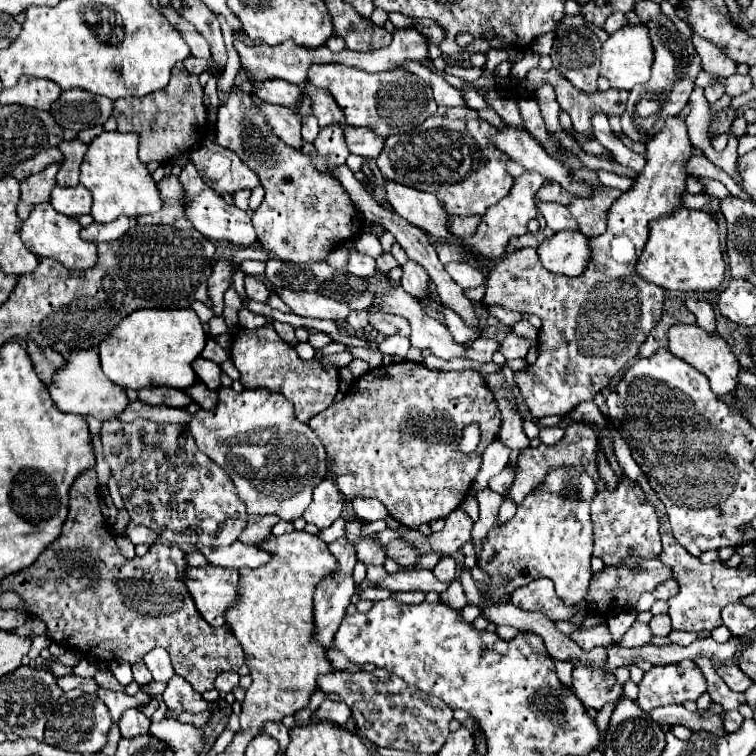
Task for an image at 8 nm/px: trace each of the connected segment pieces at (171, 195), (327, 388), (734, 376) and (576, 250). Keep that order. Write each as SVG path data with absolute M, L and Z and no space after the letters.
M174 175L164 177L156 183L160 197L162 197L162 209L152 215L136 217L138 223L150 223L150 225L176 225L178 229L192 227L188 219L184 217L184 195L182 185Z
M266 323L260 329L248 331L248 329L238 329L238 333L232 337L232 351L230 351L234 367L240 371L242 387L246 389L256 389L256 387L266 387L270 391L282 393L288 401L294 403L294 411L298 421L308 423L314 415L324 411L326 407L332 405L334 395L338 393L338 371L330 369L326 371L318 359L312 361L302 361L294 347L284 343L274 327Z
M674 325L668 333L670 339L670 353L682 361L686 361L688 365L692 365L694 369L698 369L700 373L704 373L710 381L710 389L722 397L730 391L736 389L736 381L738 381L738 359L732 353L730 345L720 337L720 335L708 335L704 329L700 329L698 325Z
M560 231L550 241L546 239L538 247L544 269L566 277L576 277L584 271L584 265L588 263L588 253L588 237L584 237L580 231Z

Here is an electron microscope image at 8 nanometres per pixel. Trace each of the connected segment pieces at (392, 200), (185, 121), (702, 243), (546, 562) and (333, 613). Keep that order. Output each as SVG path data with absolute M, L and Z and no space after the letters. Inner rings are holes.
M386 181L384 185L386 201L408 223L422 227L428 235L436 239L448 239L450 231L446 229L448 213L444 213L444 207L438 203L434 193L416 191L412 187L400 185L396 181Z
M188 71L172 73L170 83L148 97L124 97L114 101L112 115L118 121L118 131L134 131L140 135L140 161L166 163L192 147L192 129L203 129L207 109L203 103L203 90L196 90L198 75ZM192 113L194 120L192 123Z
M678 207L676 213L652 221L650 237L636 263L636 271L646 281L670 291L712 291L720 287L726 265L722 259L718 225L712 215Z
M576 467L550 469L544 483L530 491L518 505L516 515L500 525L496 523L482 545L478 567L490 575L490 583L480 585L492 601L508 597L512 589L524 587L538 577L548 577L556 585L556 593L574 605L584 599L592 577L592 521L590 501L596 495L594 479Z
M338 539L338 541L330 543L328 549L338 561L338 571L326 575L320 581L320 585L316 587L316 591L314 591L314 633L312 633L312 641L322 645L324 649L332 647L332 637L334 637L340 621L346 615L346 607L350 605L350 597L356 591L354 581L352 581L352 569L356 565L356 549L354 549L354 545L350 545L346 539Z

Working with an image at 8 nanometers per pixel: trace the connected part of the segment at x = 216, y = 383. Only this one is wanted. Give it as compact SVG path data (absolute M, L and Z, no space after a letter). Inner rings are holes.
M198 357L194 363L192 363L192 369L196 371L196 377L210 389L210 391L216 391L220 387L220 365L216 365L214 361L206 361L202 357Z

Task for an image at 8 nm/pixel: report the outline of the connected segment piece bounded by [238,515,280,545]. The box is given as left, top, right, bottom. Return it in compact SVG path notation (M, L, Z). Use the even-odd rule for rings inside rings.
M248 517L248 521L246 521L246 527L244 527L244 531L240 533L240 537L238 537L238 541L244 541L244 543L252 543L252 545L256 545L256 543L260 543L262 539L266 539L268 535L270 535L270 529L272 529L272 525L274 523L278 523L280 521L280 517Z

